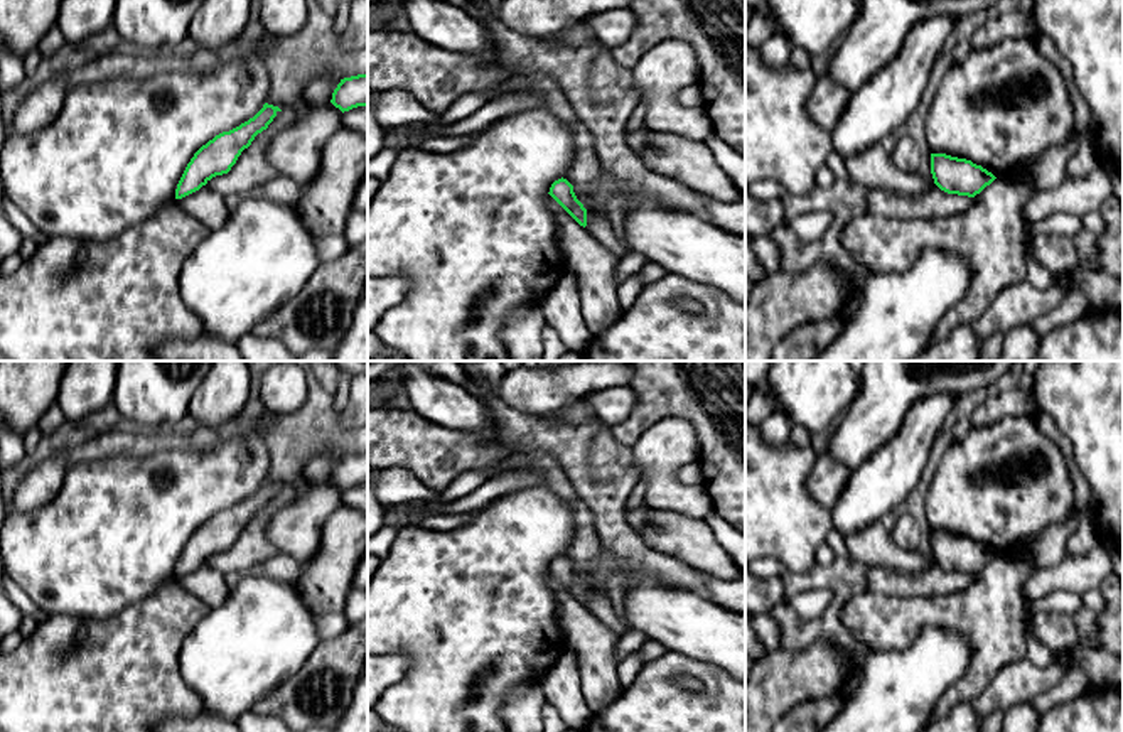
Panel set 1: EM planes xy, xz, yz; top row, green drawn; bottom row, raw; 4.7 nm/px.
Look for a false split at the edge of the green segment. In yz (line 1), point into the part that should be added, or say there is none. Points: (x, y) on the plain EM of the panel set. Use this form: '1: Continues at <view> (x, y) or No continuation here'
1: Continues at yz (933, 581)

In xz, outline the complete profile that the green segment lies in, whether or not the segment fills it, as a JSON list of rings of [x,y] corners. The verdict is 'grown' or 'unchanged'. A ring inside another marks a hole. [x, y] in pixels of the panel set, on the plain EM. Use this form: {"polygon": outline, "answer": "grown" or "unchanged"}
{"polygon": [[[523,449],[519,452],[528,457],[528,464],[519,471],[538,471],[541,474],[541,486],[558,492],[572,506],[575,518],[575,535],[565,553],[551,562],[548,572],[583,604],[592,616],[617,634],[622,634],[627,629],[626,622],[615,616],[609,595],[597,585],[595,563],[602,543],[595,531],[590,509],[578,498],[575,486],[551,452],[540,449]]], "answer": "grown"}

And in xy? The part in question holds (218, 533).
{"polygon": [[[265,481],[253,496],[202,523],[177,562],[177,584],[211,609],[219,607],[229,594],[231,579],[206,562],[216,553],[228,552],[241,530],[251,523],[258,511],[268,506],[278,489],[282,489],[278,484]]], "answer": "grown"}

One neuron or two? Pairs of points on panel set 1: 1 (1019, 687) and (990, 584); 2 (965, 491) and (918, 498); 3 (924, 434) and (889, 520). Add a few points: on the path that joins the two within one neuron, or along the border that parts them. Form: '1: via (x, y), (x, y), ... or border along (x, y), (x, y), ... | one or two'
1: border along (1024, 656), (1009, 662), (983, 688) | two
2: border along (928, 489), (924, 518) | two
3: border along (918, 483), (879, 522) | two

